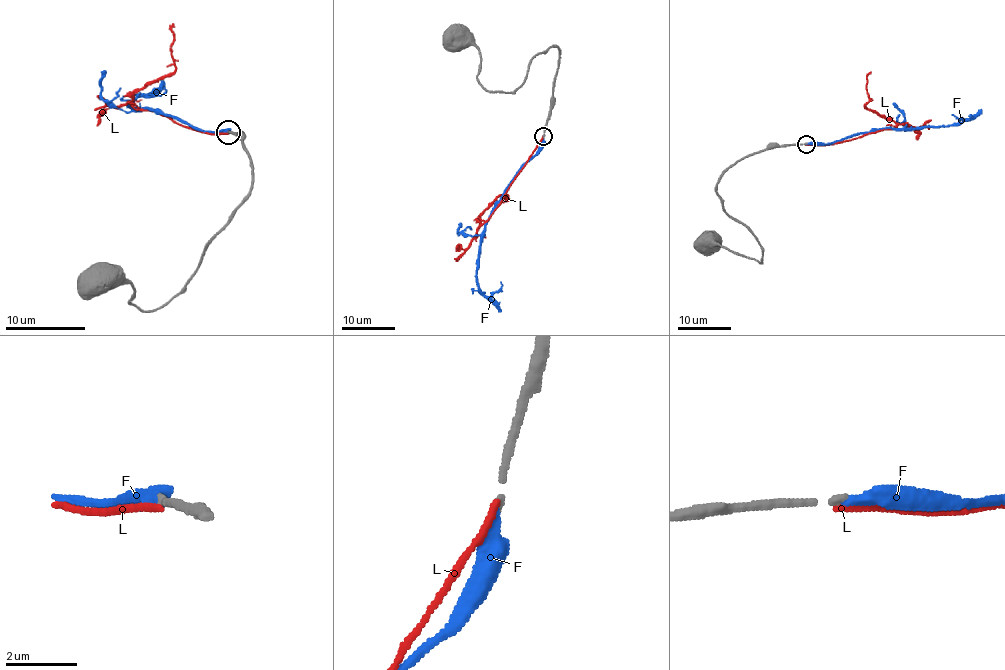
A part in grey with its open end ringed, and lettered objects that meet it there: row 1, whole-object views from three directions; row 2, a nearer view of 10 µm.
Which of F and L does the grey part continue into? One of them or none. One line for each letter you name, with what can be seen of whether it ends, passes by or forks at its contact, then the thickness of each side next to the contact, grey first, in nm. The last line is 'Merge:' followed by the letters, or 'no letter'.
F: It ends there. Thickness 180 nm (grey) against 280 nm
Merge: F

